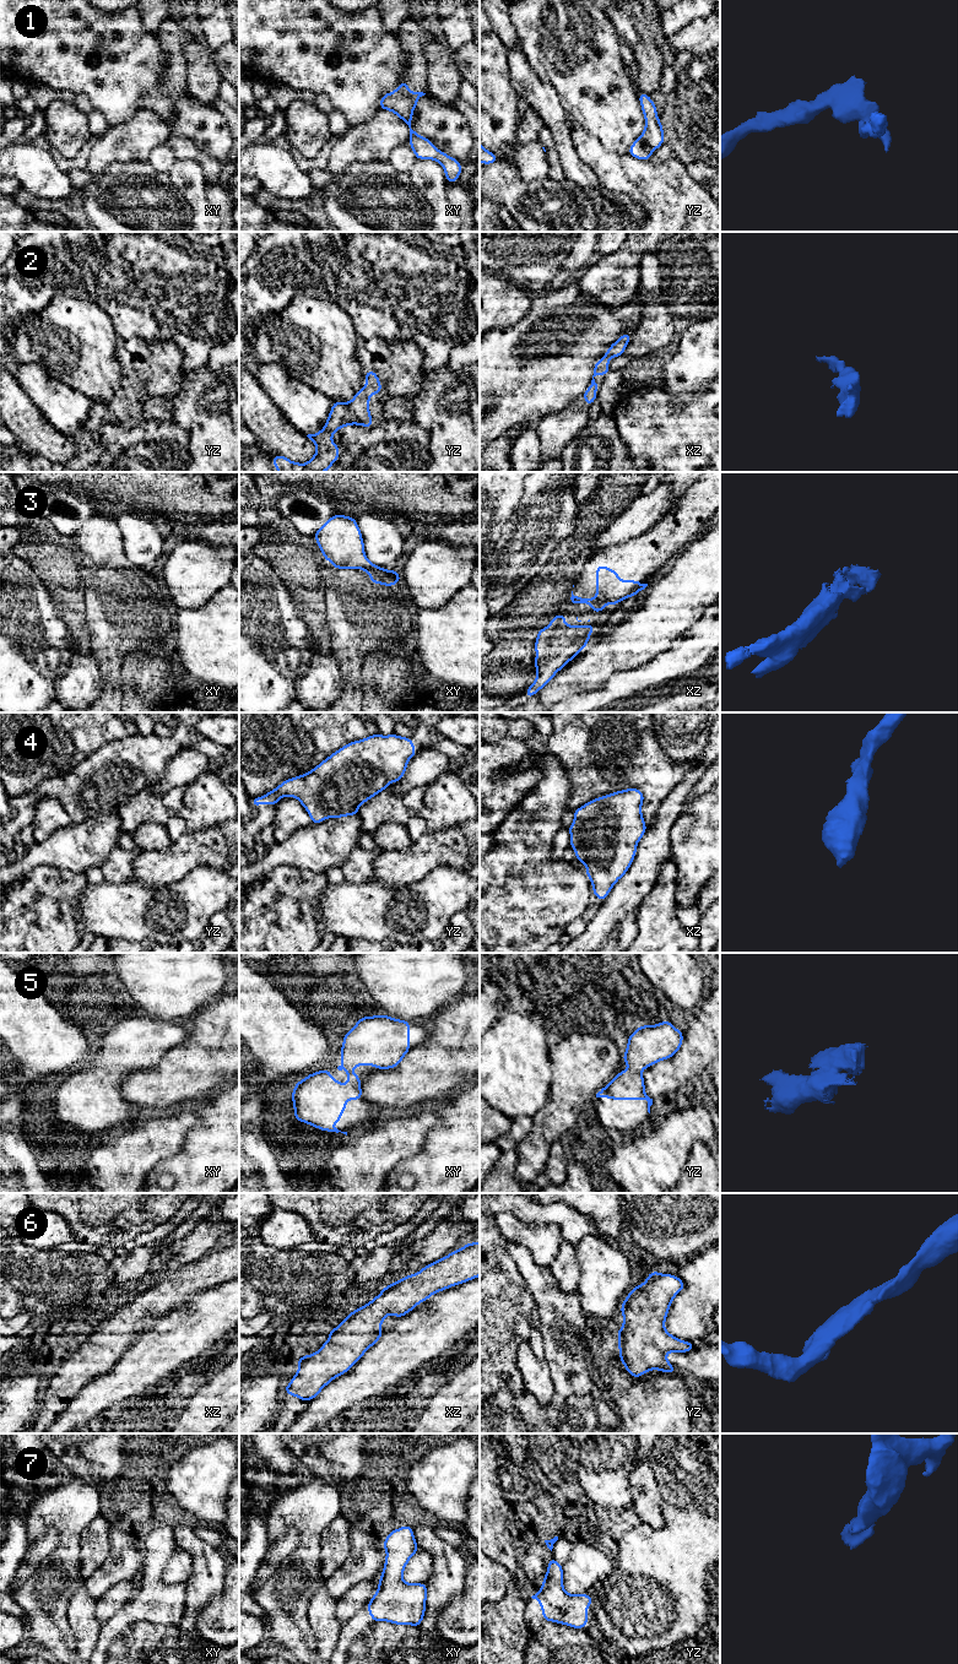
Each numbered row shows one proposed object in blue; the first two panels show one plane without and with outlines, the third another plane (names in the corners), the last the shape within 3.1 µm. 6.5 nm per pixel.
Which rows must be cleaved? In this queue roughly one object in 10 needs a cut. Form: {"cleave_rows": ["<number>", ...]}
{"cleave_rows": []}

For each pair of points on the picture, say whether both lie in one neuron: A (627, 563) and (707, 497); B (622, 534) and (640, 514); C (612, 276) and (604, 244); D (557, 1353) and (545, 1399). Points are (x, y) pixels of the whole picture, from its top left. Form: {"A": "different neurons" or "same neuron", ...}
{"A": "same neuron", "B": "same neuron", "C": "different neurons", "D": "different neurons"}

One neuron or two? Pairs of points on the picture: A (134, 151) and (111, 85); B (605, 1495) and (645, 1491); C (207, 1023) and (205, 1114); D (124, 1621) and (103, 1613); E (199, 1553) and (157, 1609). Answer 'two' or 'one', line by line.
A: two
B: two
C: two
D: two
E: two

